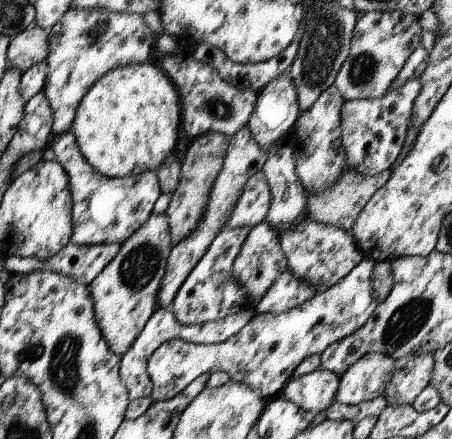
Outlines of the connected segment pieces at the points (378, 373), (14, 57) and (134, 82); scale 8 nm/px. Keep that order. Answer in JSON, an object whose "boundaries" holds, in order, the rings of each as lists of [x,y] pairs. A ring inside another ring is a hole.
{"boundaries":[[[[386,354],[364,355],[342,375],[337,400],[340,404],[357,405],[382,396],[394,372],[395,360]]],[[[34,22],[24,32],[19,32],[9,47],[10,68],[22,68],[25,71],[39,62],[44,62],[48,56],[50,31],[48,28],[40,28]]],[[[150,61],[144,64],[128,64],[124,68],[114,68],[90,88],[89,94],[82,99],[81,106],[77,108],[71,131],[85,159],[102,173],[102,176],[124,178],[130,175],[138,176],[142,172],[157,172],[169,158],[170,150],[176,146],[176,132],[180,130],[178,104],[180,98],[174,86],[158,66],[150,64]]]]}

